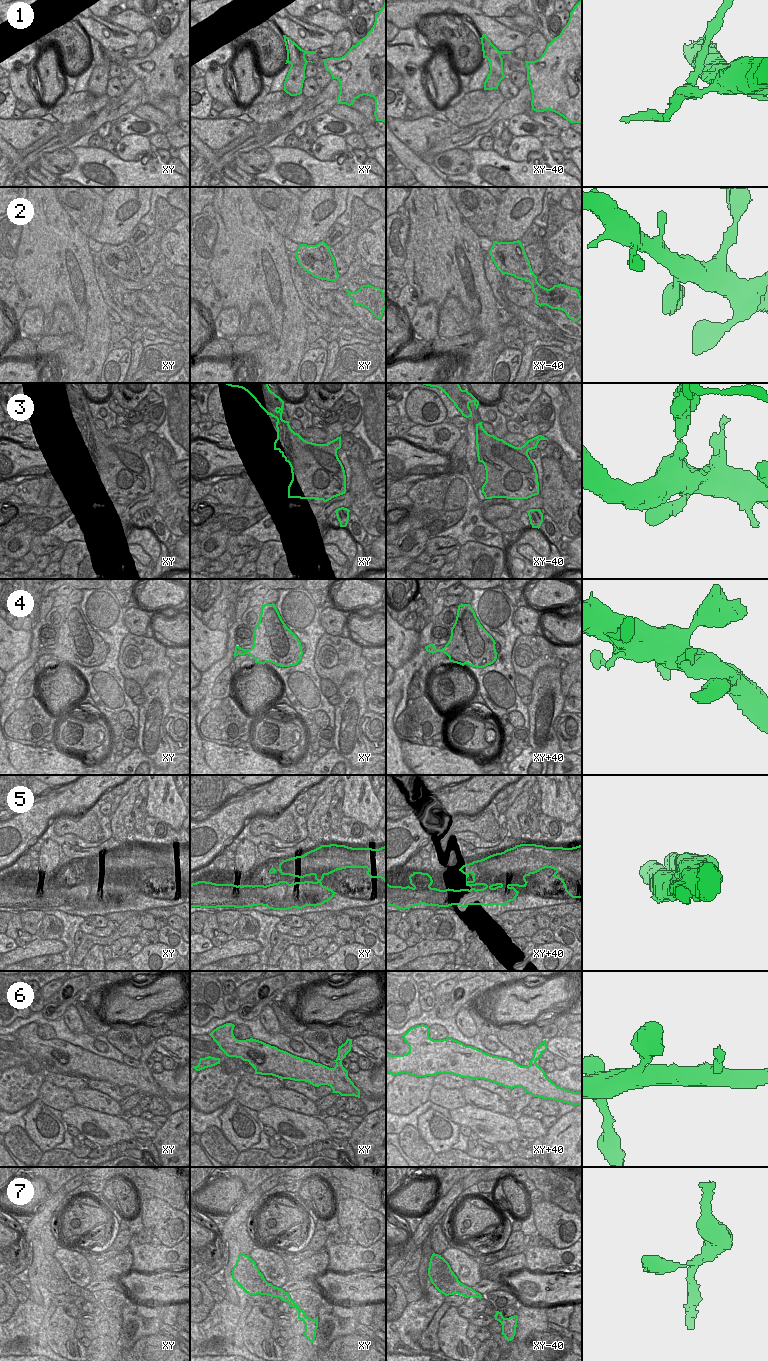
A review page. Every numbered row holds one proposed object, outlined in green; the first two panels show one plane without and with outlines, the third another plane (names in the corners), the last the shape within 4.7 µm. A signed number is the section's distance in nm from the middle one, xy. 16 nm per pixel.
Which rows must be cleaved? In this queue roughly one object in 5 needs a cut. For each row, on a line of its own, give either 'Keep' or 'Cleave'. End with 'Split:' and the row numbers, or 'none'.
1: Cleave
2: Keep
3: Cleave
4: Keep
5: Keep
6: Keep
7: Keep
Split: 1, 3

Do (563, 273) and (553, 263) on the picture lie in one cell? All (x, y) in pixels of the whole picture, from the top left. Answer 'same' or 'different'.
same

